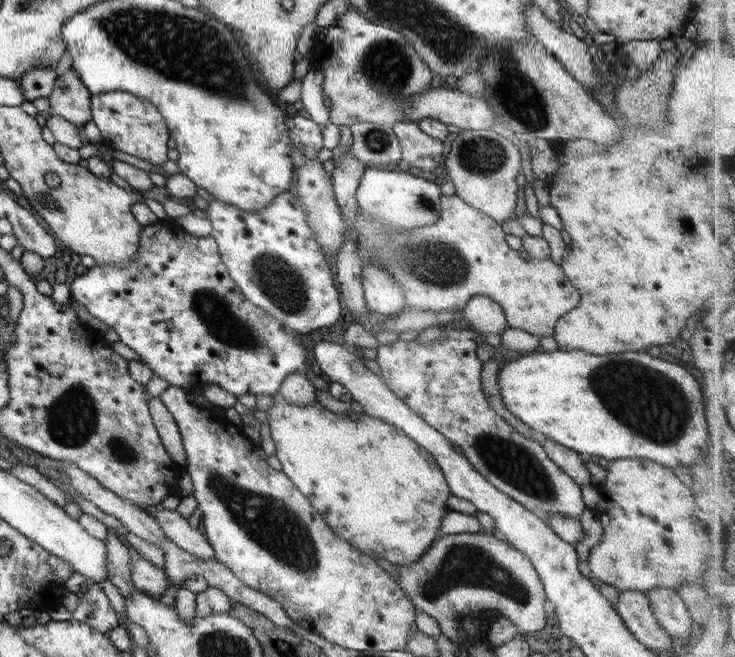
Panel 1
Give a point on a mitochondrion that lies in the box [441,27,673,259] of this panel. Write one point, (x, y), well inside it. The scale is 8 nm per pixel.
(520, 98)

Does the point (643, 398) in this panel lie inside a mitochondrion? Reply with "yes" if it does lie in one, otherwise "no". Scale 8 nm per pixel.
yes

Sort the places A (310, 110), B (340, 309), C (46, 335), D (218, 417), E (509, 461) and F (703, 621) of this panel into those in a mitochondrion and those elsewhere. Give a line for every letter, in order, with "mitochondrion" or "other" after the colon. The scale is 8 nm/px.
A: other
B: other
C: other
D: other
E: mitochondrion
F: other

